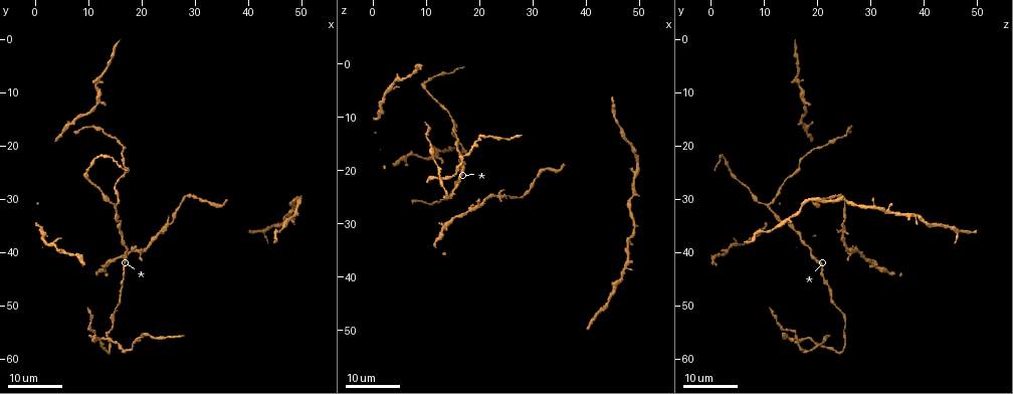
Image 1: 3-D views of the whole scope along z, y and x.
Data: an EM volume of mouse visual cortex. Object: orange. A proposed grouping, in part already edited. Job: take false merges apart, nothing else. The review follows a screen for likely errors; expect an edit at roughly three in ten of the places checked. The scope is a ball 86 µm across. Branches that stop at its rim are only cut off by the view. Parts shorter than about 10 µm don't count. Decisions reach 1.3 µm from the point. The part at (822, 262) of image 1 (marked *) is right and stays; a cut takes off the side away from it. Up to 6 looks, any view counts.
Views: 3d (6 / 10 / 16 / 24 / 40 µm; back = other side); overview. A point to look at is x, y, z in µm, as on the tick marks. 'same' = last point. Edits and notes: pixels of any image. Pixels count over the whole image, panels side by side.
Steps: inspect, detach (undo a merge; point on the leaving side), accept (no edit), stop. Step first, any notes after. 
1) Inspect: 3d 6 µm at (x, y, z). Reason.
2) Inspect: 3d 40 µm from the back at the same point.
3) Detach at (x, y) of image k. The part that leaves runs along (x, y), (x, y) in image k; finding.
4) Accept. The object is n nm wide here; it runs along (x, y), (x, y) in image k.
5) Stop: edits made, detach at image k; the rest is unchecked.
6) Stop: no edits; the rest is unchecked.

Inspect: 3d 16 µm at (17.0, 38.5, 17.5). Sudden change in width.

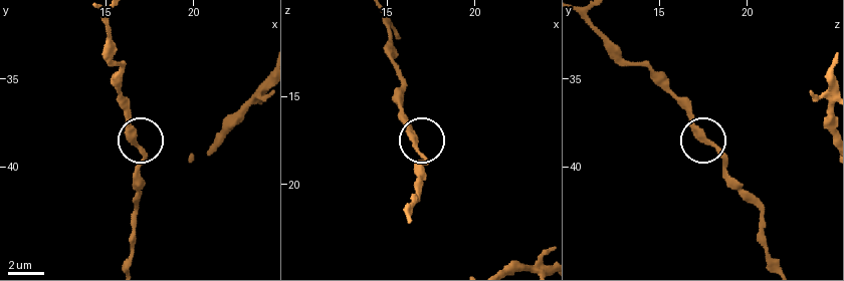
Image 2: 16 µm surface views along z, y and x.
Inspect: 3d 6 µm at (16.7, 38.7, 18.1).

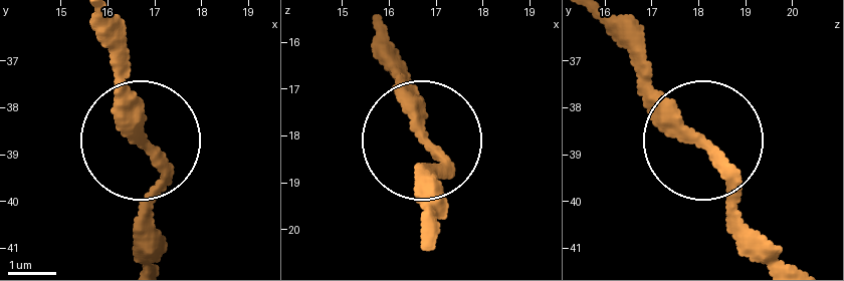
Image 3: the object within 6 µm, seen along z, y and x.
Accept. It runs along (431, 222), (439, 158), (395, 46) in image 3; one neuron here.

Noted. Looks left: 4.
Inspect: 3d 24 µm at (15.5, 31.0, 10.5). Three arms meet.

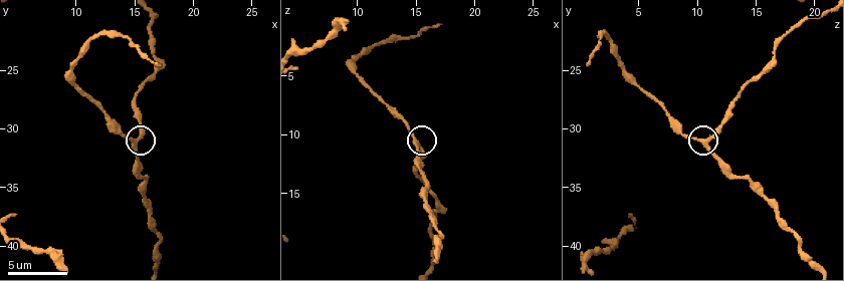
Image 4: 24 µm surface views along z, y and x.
Inspect: 3d 6 µm at (15.0, 31.0, 10.8).

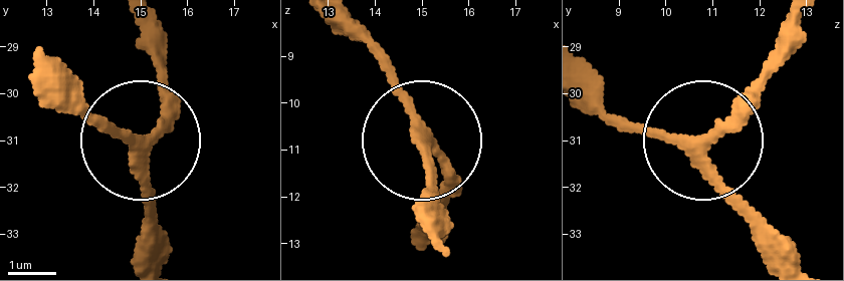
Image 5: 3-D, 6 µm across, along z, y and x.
Accept. The side arm is 26 µm long; it runs along (799, 259), (702, 143), (591, 115) in image 5; one neuron here.

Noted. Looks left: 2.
Inspect: 3d 16 µm at (49.5, 30.0, 20.5). A fork.

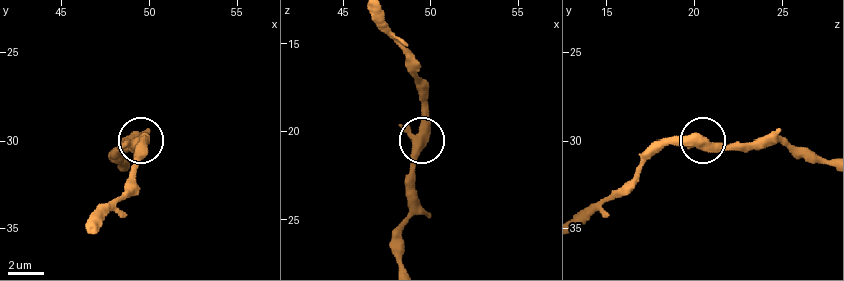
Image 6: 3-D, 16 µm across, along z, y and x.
Inspect: 3d 10 µm at (49.4, 30.2, 20.8). Closer look.

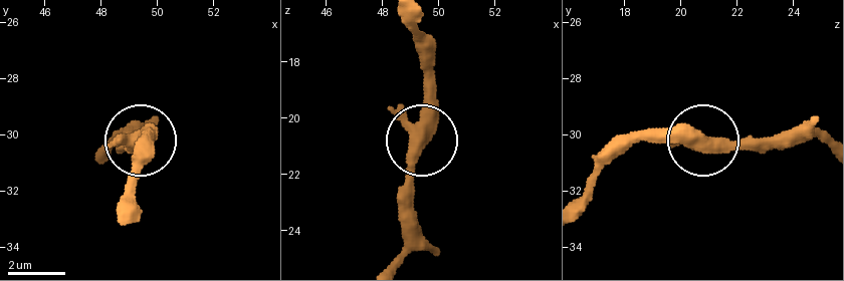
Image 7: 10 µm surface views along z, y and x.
Accept. All the same neuron.

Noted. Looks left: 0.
Stop: no edits; the rest is unchecked.

